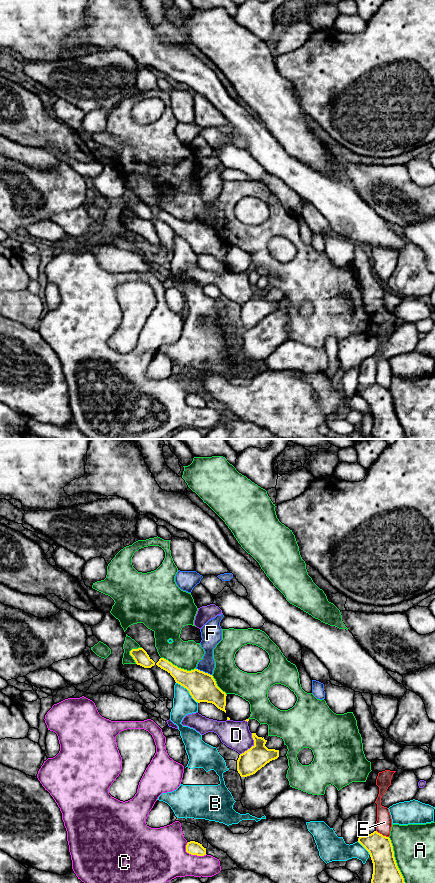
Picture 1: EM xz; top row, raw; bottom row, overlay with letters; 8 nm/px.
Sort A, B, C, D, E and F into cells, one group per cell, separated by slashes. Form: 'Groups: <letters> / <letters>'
Groups: A / B / C / D / E / F

